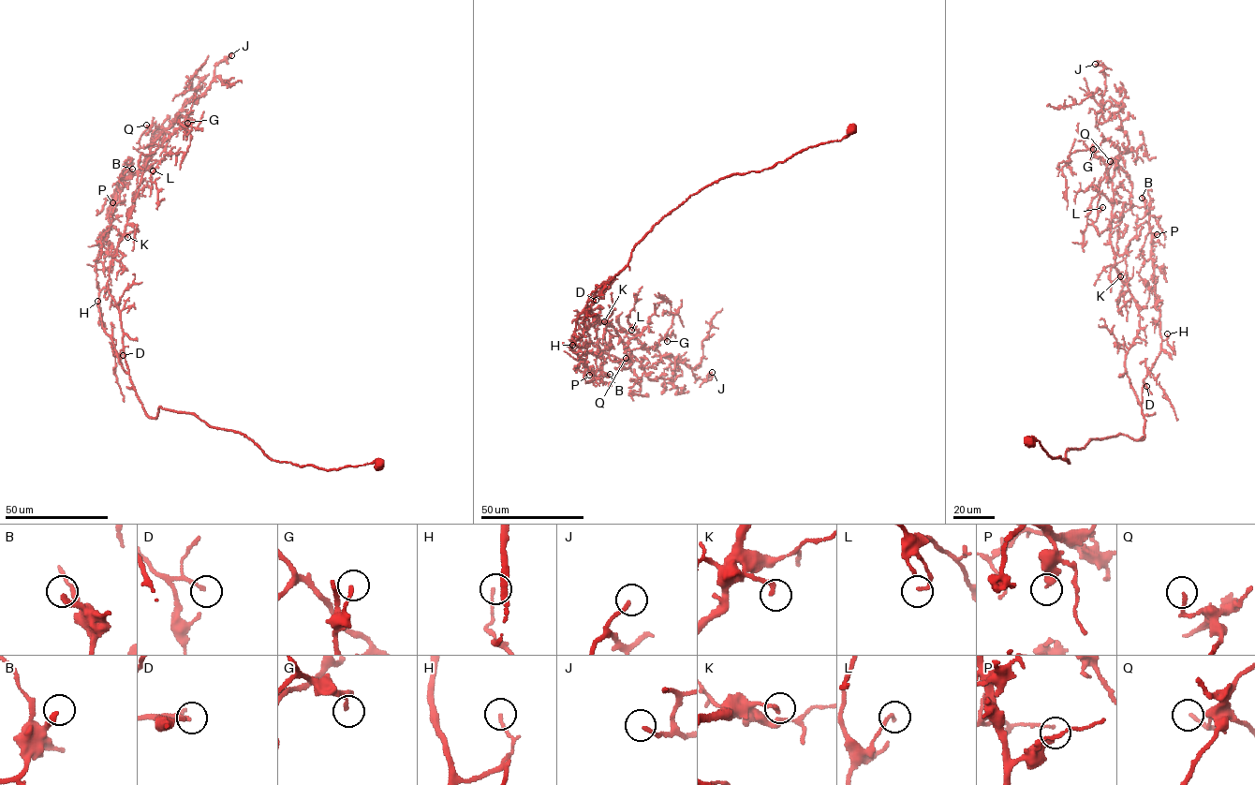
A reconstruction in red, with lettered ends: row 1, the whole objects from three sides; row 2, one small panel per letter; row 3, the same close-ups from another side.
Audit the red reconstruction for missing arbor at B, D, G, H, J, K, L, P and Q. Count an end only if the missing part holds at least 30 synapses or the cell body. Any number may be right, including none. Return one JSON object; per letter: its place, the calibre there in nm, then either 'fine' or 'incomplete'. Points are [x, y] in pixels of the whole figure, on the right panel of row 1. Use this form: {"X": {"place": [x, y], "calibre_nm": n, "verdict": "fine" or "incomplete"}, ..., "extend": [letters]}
{"B": {"place": [1142, 198], "calibre_nm": 240, "verdict": "incomplete"}, "D": {"place": [1146, 386], "calibre_nm": 150, "verdict": "fine"}, "G": {"place": [1093, 149], "calibre_nm": 180, "verdict": "fine"}, "H": {"place": [1167, 333], "calibre_nm": 120, "verdict": "fine"}, "J": {"place": [1095, 64], "calibre_nm": 170, "verdict": "incomplete"}, "K": {"place": [1120, 276], "calibre_nm": 200, "verdict": "fine"}, "L": {"place": [1102, 207], "calibre_nm": 150, "verdict": "fine"}, "P": {"place": [1157, 234], "calibre_nm": 280, "verdict": "fine"}, "Q": {"place": [1110, 161], "calibre_nm": 170, "verdict": "fine"}, "extend": ["B", "J"]}

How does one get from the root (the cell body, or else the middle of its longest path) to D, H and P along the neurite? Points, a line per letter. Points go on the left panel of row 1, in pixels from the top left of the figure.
D: (380, 465), (327, 470), (276, 462), (244, 436), (193, 414), (160, 407), (152, 418), (114, 349), (123, 355)
H: (380, 465), (327, 470), (276, 462), (244, 436), (193, 414), (160, 407), (150, 417), (102, 327), (97, 301)
P: (380, 465), (276, 462), (195, 414), (160, 407), (148, 416), (98, 309), (95, 260), (112, 202)

